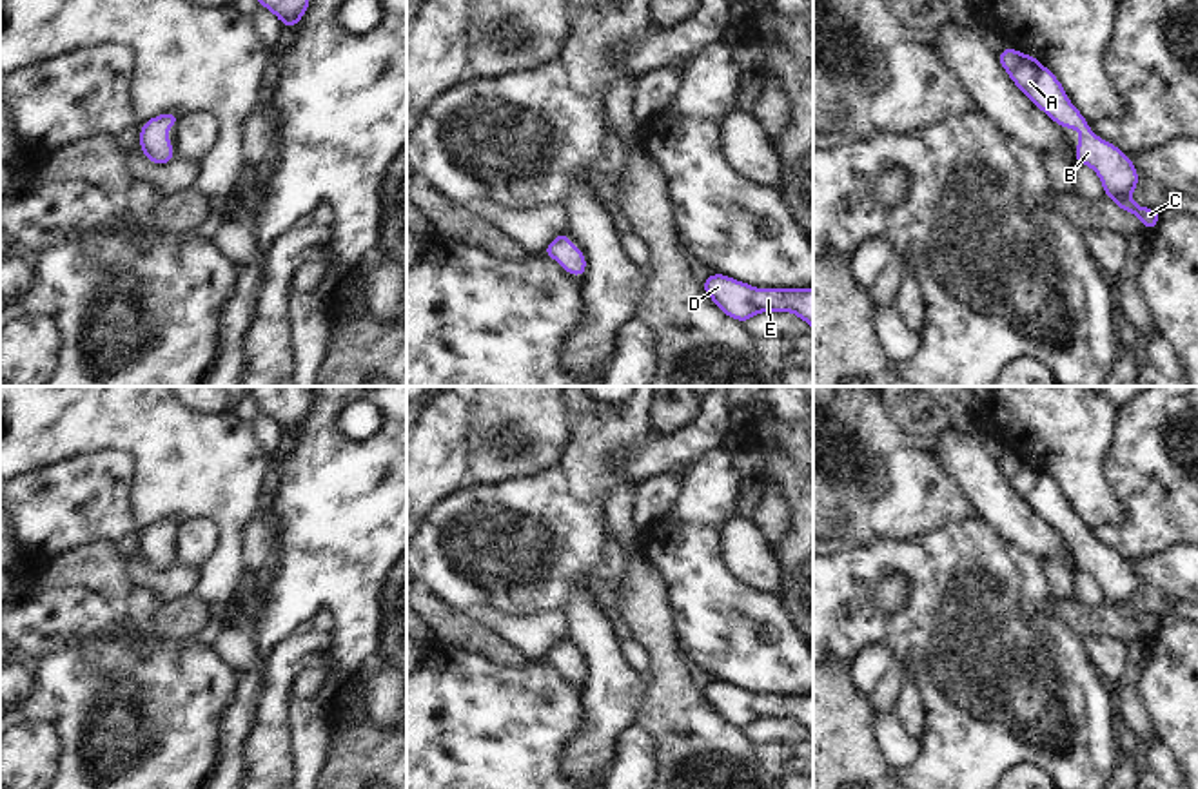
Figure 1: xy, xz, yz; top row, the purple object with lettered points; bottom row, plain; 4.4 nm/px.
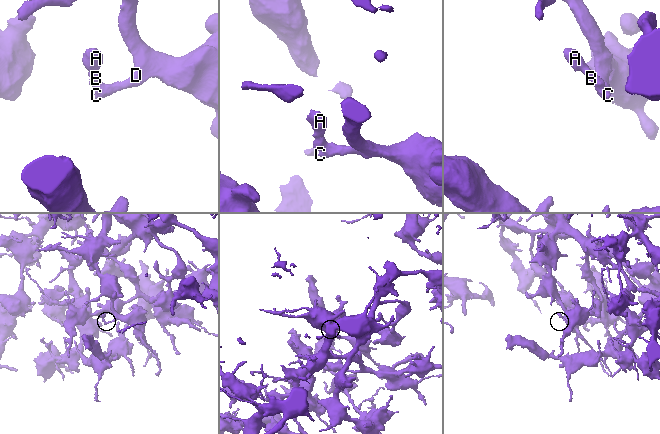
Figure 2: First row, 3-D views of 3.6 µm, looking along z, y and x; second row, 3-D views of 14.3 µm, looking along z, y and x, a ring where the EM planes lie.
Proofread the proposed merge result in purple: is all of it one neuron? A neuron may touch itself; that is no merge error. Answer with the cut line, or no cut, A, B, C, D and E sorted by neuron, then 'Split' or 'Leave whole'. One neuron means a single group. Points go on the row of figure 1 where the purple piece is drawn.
No split. Groups: A B C D E. Leave whole.

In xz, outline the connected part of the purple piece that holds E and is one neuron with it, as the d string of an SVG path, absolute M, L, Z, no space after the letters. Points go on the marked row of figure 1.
M724 274L702 281L706 296L741 323L761 312L791 312L813 330L813 288L755 288Z

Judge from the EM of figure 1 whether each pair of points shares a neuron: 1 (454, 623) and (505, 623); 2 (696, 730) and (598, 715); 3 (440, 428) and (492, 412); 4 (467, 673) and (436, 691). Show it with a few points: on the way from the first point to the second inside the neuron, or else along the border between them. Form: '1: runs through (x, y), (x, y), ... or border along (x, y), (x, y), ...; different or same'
1: border along (467, 615), (492, 639), (503, 639), (512, 646); different
2: border along (647, 688), (632, 722); different
3: border along (469, 405), (465, 419), (467, 463); different
4: runs through (460, 681), (449, 691), (443, 691); same

